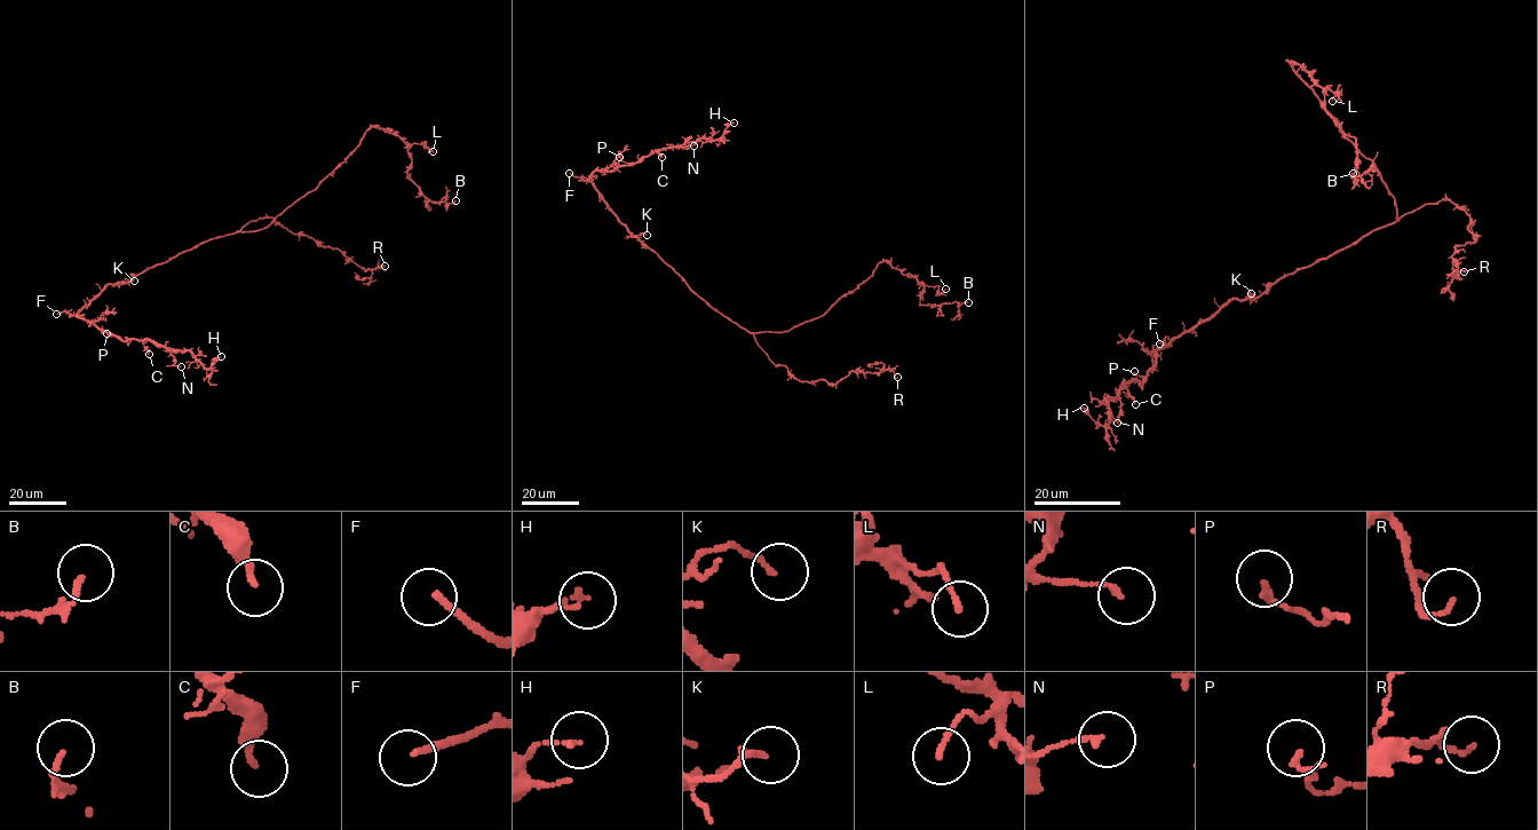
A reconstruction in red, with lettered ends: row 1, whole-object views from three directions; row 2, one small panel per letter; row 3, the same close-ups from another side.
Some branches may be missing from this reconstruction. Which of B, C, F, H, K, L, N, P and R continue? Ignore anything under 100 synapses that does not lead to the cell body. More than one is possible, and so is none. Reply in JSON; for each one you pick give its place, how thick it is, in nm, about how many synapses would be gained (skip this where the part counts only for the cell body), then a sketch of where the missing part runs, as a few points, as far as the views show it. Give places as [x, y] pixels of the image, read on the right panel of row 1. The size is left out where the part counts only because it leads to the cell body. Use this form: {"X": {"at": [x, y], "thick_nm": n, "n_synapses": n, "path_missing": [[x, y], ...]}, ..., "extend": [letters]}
{"F": {"at": [1159, 344], "thick_nm": 160, "path_missing": [[1159, 344], [1132, 363], [1133, 376], [1144, 395], [1141, 403], [1143, 408]]}, "extend": ["F"]}

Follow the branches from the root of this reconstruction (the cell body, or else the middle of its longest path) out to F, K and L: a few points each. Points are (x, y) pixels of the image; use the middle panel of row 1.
F: (721, 314), (629, 231), (588, 180), (569, 173)
K: (721, 314), (637, 237), (643, 232), (647, 235)
L: (721, 314), (752, 332), (787, 331), (822, 315), (884, 261), (925, 285), (937, 286), (940, 292), (945, 289)

